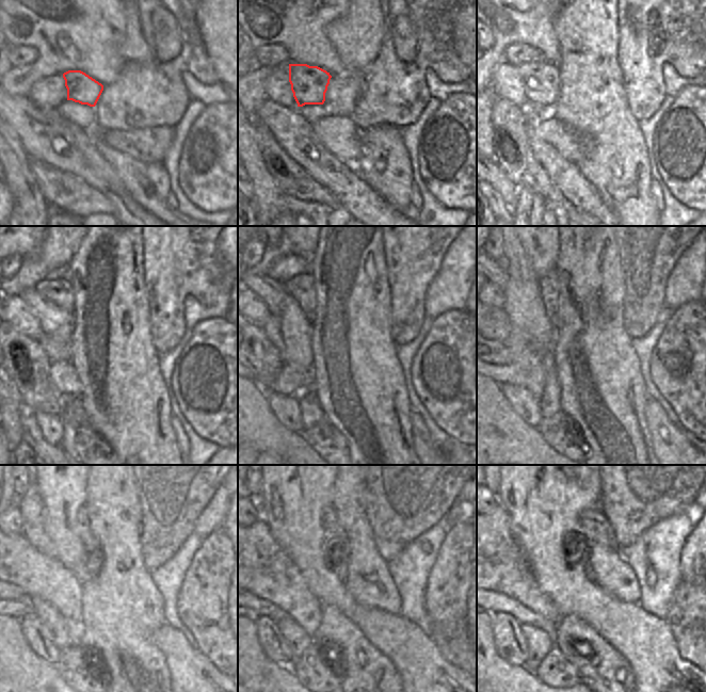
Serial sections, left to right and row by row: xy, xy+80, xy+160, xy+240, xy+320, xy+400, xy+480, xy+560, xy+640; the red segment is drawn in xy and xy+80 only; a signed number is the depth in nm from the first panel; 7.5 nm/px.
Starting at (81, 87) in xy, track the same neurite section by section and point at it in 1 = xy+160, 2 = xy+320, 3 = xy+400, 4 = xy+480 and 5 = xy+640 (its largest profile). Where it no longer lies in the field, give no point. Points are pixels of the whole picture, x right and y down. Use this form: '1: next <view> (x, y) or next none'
1: next xy+160 (541, 80)
2: next xy+320 (272, 292)
3: next xy+400 (498, 276)
4: next none
5: next none

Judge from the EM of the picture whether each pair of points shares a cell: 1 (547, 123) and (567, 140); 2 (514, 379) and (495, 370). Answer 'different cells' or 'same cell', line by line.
1: same cell
2: same cell

